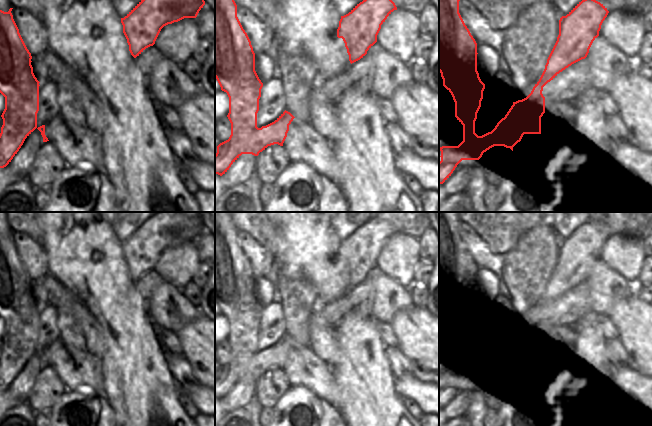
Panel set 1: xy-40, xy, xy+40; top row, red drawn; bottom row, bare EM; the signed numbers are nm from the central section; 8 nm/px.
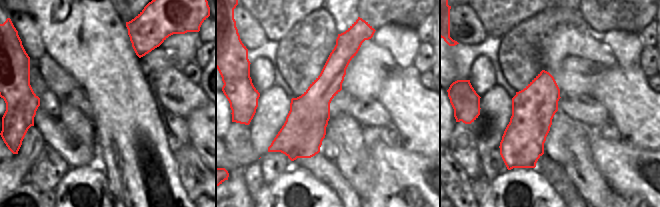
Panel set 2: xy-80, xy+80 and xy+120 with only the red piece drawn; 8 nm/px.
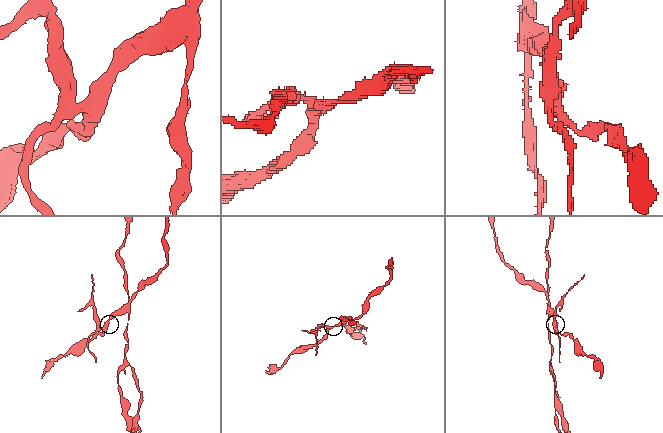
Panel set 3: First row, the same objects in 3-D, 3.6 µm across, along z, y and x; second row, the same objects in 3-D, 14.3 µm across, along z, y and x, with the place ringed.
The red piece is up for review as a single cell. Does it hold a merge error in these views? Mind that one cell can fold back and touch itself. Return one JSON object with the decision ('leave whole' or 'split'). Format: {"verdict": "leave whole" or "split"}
{"verdict": "split"}

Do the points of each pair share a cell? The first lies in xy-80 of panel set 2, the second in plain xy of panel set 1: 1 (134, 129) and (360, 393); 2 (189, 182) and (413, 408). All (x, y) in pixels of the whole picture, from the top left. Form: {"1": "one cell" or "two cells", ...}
{"1": "one cell", "2": "one cell"}

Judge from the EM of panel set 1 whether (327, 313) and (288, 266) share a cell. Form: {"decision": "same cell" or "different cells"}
{"decision": "different cells"}

